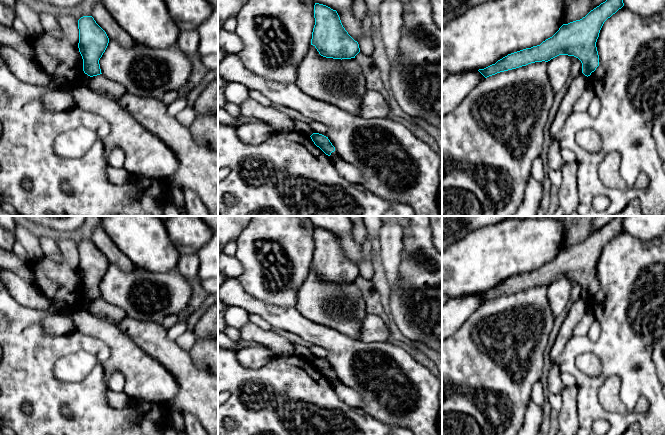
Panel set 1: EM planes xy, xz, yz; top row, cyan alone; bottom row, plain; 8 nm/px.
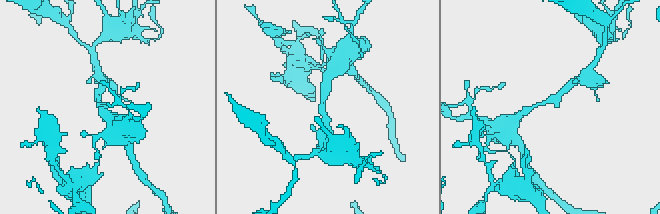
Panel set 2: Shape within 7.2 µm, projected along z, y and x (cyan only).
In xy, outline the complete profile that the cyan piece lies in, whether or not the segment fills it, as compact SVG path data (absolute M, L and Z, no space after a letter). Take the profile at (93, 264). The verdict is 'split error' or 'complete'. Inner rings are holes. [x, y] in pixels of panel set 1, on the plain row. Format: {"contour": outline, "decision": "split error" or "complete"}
{"contour": "M92 240L78 244L79 276L83 283L83 295L90 301L102 298L99 284L105 276L109 262Z", "decision": "complete"}

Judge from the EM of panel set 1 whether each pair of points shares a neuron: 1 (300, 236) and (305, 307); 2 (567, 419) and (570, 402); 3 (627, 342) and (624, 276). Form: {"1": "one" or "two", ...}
{"1": "two", "2": "one", "3": "one"}

